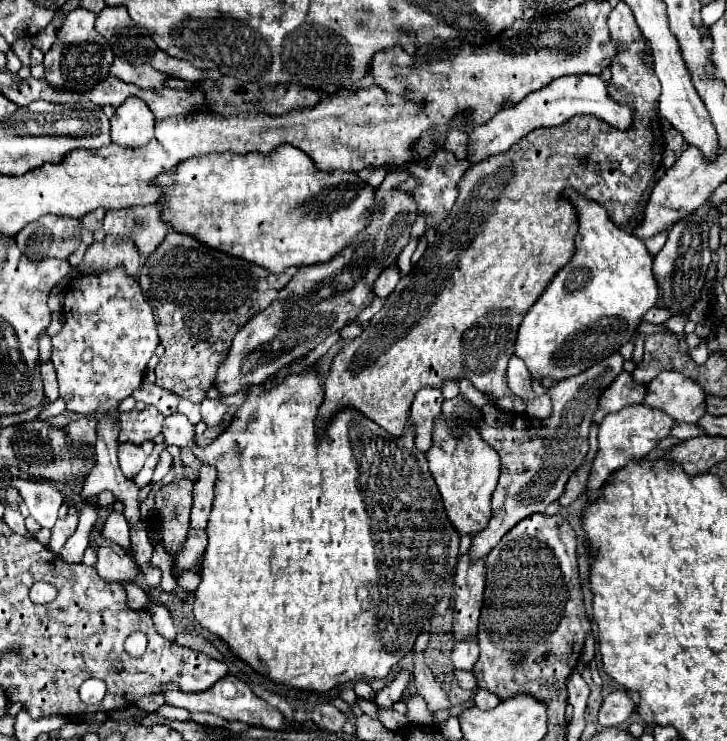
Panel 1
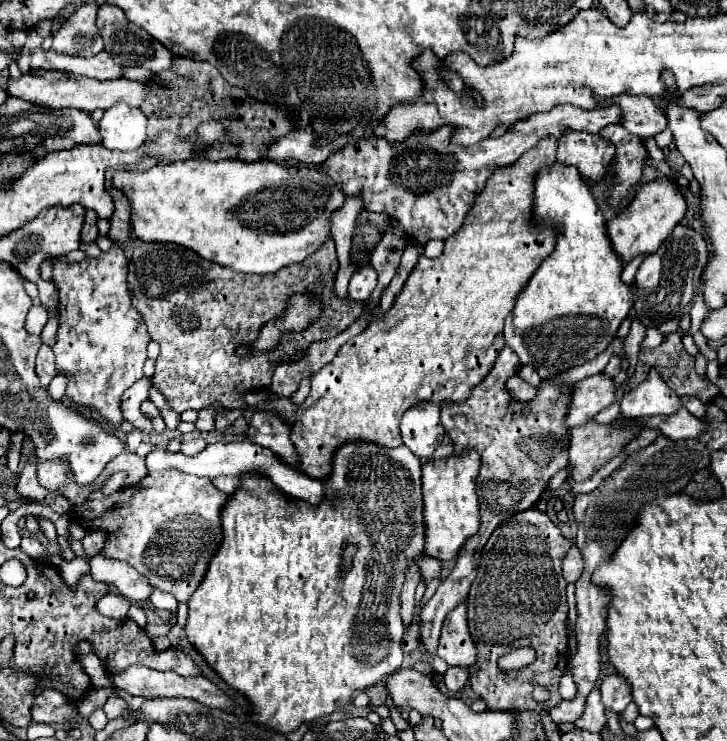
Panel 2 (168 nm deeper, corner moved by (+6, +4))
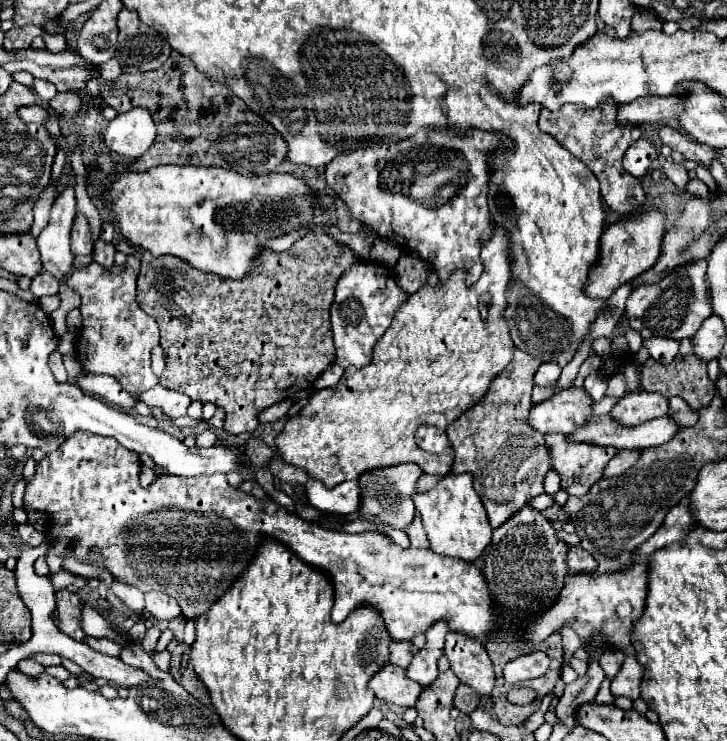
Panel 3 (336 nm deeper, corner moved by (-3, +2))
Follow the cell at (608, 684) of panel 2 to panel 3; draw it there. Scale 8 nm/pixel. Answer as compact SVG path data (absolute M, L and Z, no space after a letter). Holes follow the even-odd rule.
M629 655L629 657L625 657L621 671L611 681L611 693L615 697L639 699L641 679L643 679L643 667L639 665L639 661L633 655Z

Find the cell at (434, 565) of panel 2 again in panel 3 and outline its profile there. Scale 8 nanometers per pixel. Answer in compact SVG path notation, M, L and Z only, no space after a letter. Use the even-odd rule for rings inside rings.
M417 513L415 521L409 525L407 529L407 535L411 539L411 547L415 549L429 549L429 541L427 541L427 535L423 531L423 525L421 525L421 515Z

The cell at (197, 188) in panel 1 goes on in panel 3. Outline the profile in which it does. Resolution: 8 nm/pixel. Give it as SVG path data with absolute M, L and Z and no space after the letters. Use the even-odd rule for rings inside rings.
M159 165L159 167L153 167L149 171L143 171L143 173L119 173L115 183L111 183L111 189L109 193L105 193L105 201L109 201L113 205L113 213L115 213L115 219L119 223L119 231L121 235L133 243L133 245L139 245L143 249L147 249L149 253L153 255L175 255L175 257L181 257L181 259L187 259L193 267L199 267L201 271L207 271L207 273L215 273L215 275L221 275L221 277L229 277L229 279L243 279L247 277L247 273L259 265L259 255L263 253L263 245L265 241L269 239L275 239L275 237L283 237L287 235L289 231L295 231L299 227L309 227L313 223L313 217L315 217L315 211L317 211L317 195L315 195L315 189L303 179L303 177L295 177L293 173L267 173L267 175L241 175L237 171L227 171L227 169L221 169L221 167L179 167L179 165Z

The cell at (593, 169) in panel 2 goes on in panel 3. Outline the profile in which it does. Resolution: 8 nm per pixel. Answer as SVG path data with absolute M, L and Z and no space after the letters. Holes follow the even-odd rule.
M607 103L607 107L579 107L579 105L563 105L559 111L541 111L539 115L539 129L555 137L567 151L571 151L579 161L583 161L599 179L603 189L611 189L611 193L601 193L609 209L633 215L641 211L645 203L645 193L641 189L641 181L627 173L621 165L625 151L629 145L635 143L635 129L633 127L619 127L615 123L615 103Z

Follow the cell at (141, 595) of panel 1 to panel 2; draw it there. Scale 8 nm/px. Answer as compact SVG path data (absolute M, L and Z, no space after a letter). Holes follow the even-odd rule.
M106 595L98 603L100 613L114 617L114 619L124 619L128 613L128 607L130 607L130 601L126 601L124 597L118 597L118 595Z

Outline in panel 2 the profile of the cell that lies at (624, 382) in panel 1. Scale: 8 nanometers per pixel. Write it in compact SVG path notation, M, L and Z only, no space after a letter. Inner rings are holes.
M592 375L574 383L570 389L570 405L566 411L566 425L584 425L614 403L614 381L606 375Z

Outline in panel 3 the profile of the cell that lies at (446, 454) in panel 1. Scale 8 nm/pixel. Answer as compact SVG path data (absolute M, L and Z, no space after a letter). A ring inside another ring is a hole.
M445 475L433 489L415 495L415 507L421 513L431 551L443 557L475 561L491 543L491 527L479 495L473 489L473 475Z

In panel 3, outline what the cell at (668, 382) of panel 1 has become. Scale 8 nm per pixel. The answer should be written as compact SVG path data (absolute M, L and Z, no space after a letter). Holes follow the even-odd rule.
M627 393L613 407L611 415L623 425L639 425L669 413L669 399L659 393Z

